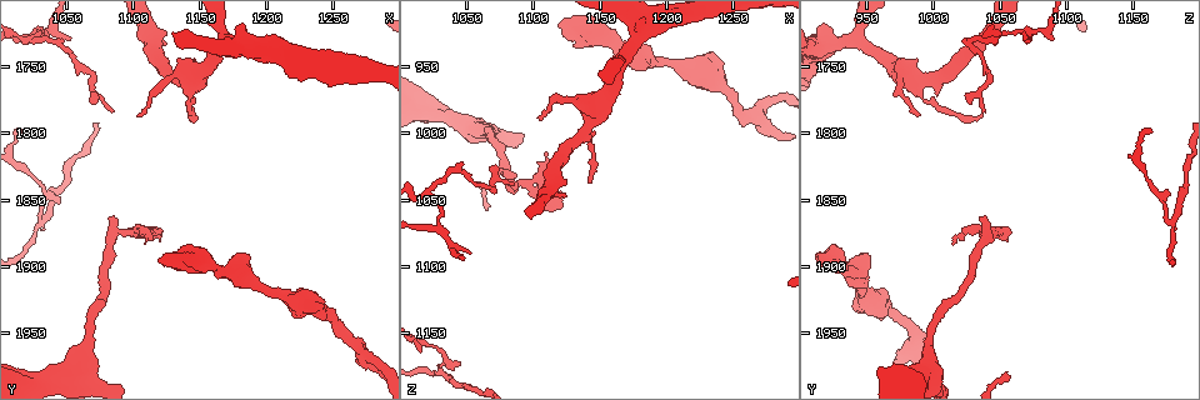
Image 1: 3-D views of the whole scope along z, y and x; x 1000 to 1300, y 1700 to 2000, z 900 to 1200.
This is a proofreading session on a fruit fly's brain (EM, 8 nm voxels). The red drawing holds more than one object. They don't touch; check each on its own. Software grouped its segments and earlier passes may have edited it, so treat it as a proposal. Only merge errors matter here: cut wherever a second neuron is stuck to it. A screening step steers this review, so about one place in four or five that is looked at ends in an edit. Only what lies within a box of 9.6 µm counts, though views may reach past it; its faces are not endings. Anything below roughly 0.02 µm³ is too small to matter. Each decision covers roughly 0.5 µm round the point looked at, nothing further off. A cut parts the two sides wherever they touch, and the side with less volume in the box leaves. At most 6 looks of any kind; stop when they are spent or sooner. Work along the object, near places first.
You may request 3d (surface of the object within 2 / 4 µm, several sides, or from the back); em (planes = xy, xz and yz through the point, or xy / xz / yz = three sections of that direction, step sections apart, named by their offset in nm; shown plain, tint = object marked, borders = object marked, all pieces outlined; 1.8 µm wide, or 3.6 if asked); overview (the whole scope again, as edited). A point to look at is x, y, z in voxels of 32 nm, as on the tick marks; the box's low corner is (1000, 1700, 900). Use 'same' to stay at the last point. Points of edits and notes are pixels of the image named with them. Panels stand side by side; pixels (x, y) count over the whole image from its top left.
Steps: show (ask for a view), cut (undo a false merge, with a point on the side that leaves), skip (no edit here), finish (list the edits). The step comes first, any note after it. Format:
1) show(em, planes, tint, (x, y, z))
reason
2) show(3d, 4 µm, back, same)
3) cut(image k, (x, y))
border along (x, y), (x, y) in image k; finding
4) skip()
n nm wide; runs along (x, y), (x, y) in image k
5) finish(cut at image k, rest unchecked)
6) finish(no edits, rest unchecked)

show(em, 3.6 µm, xz, step 16, tint, (1030, 1720, 1070))
three-way junction

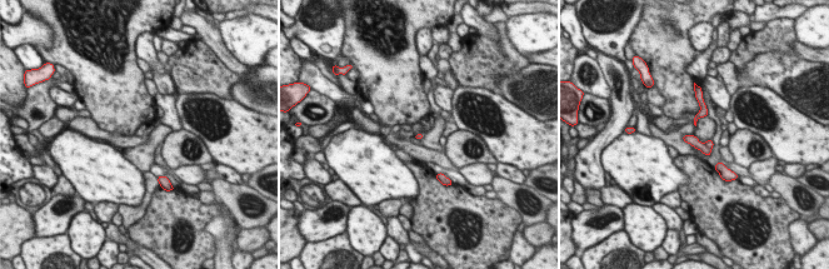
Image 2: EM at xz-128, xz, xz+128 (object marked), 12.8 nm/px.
cut(image 2, (709, 144))
border along (703, 144), (710, 149) in image 2; a second neuron is stuck on

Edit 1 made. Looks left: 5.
show(overview)

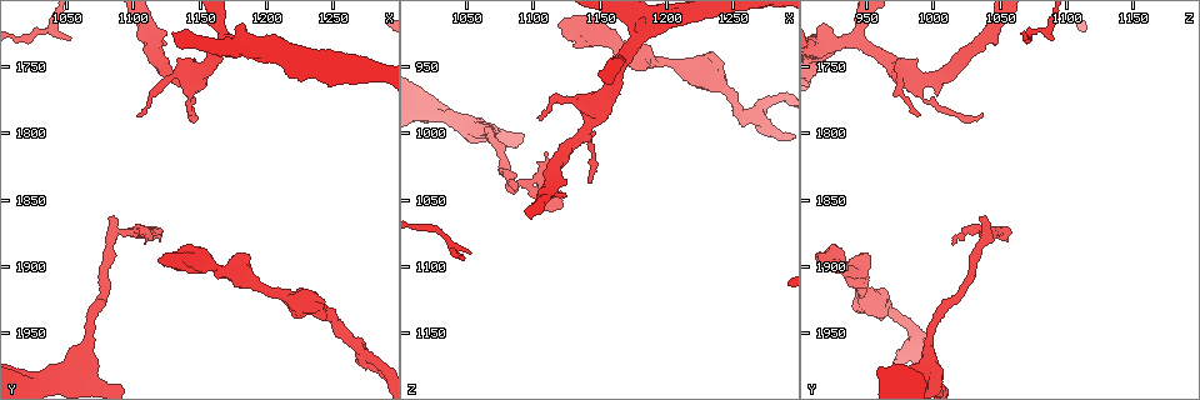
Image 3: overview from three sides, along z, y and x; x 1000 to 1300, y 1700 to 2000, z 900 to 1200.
show(3d, 2 µm, (1130, 1896, 924))

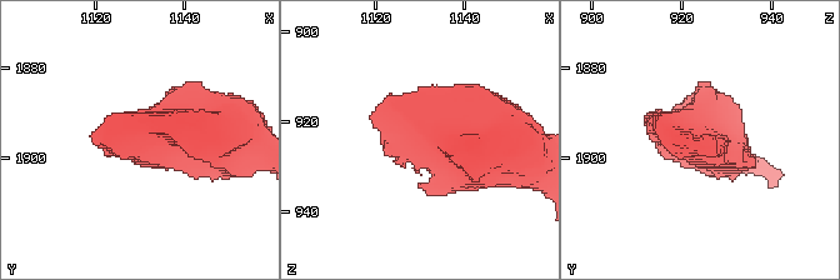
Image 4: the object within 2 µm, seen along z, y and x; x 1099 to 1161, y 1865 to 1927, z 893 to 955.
show(em, planes, plain, (1131, 1895, 923))
shape alone is not enough

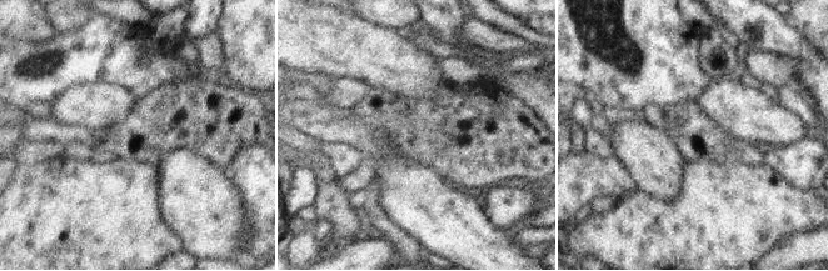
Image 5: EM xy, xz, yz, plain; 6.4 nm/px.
show(em, planes, tint, same)
with the object marked

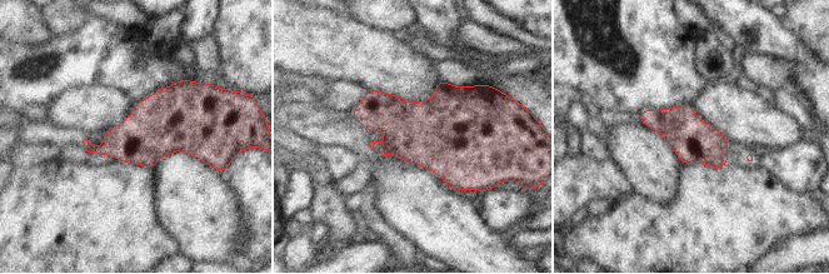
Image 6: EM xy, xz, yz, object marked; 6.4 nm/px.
skip()
all the same neuron

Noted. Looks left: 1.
finish(cut at image 2, rest unchecked)

